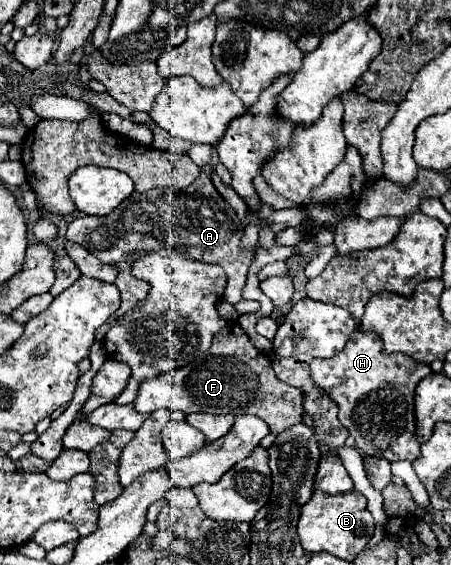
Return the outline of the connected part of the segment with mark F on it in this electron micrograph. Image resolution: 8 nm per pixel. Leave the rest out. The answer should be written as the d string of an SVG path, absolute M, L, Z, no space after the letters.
M226 325L222 333L214 337L214 345L204 355L202 363L192 363L174 369L166 375L142 381L134 407L140 413L152 413L156 409L178 409L188 413L214 413L214 415L256 415L268 423L272 433L282 433L294 423L302 421L302 393L282 383L272 369L272 361L260 353L240 325Z

